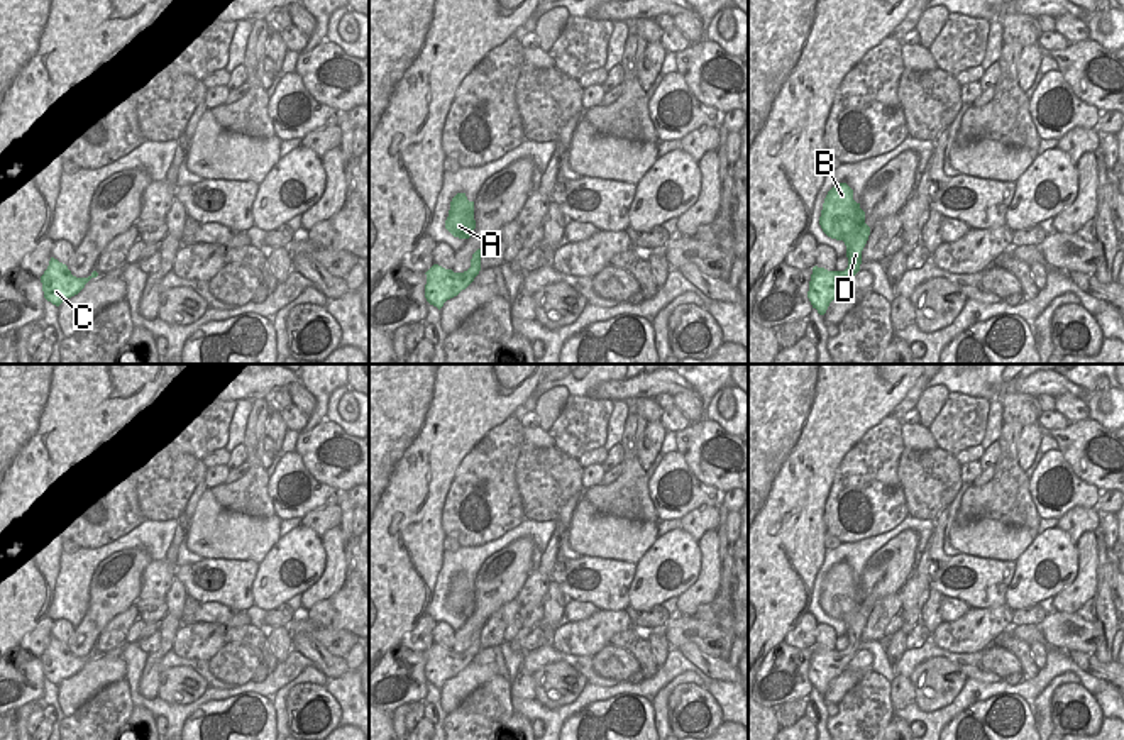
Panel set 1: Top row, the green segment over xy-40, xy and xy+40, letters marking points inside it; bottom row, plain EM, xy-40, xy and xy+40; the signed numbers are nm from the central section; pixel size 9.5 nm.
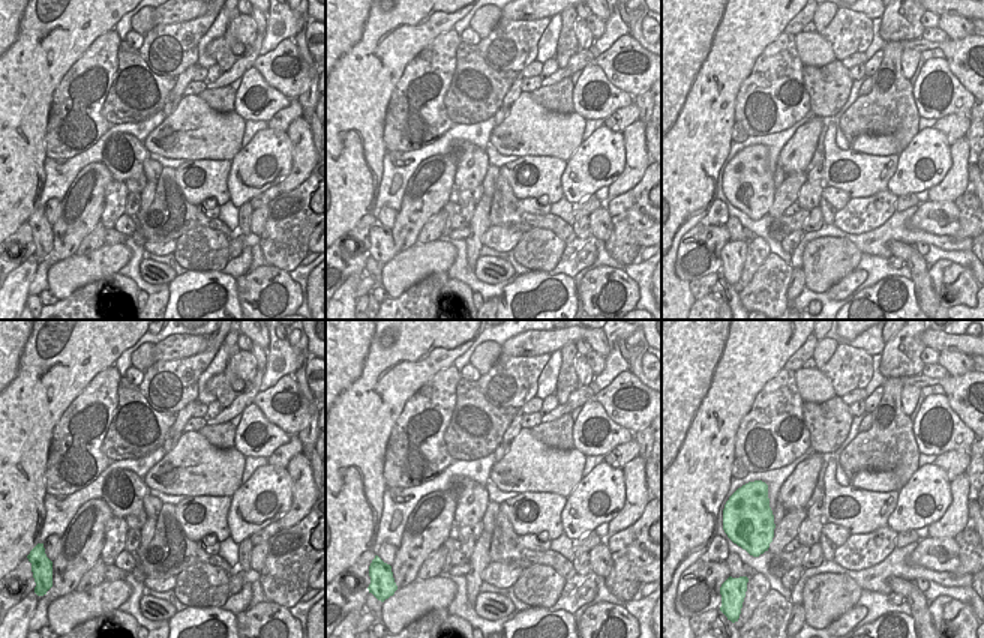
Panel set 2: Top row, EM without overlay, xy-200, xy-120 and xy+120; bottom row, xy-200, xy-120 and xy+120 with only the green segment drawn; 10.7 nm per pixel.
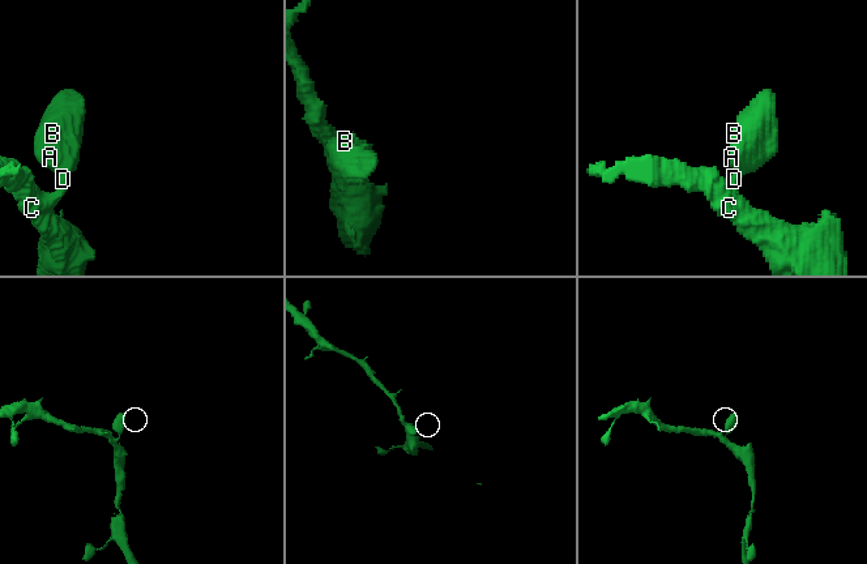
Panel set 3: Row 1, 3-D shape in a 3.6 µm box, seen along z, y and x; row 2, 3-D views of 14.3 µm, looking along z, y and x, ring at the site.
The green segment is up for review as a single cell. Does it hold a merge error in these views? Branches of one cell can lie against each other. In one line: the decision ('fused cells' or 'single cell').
single cell

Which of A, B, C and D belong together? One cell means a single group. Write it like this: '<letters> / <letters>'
A B C D

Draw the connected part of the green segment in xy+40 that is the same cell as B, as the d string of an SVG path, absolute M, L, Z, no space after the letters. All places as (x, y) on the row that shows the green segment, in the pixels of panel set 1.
M838 183L828 191L819 225L828 237L845 242L848 257L845 271L813 268L807 298L813 308L824 315L829 303L848 288L848 283L860 271L862 251L868 240L870 227L865 224L865 212L853 200L853 190L846 183Z

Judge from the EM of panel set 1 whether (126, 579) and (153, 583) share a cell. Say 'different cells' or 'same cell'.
different cells

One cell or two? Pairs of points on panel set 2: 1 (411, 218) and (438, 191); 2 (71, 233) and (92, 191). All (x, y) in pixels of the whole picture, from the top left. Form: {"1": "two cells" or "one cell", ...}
{"1": "one cell", "2": "one cell"}

